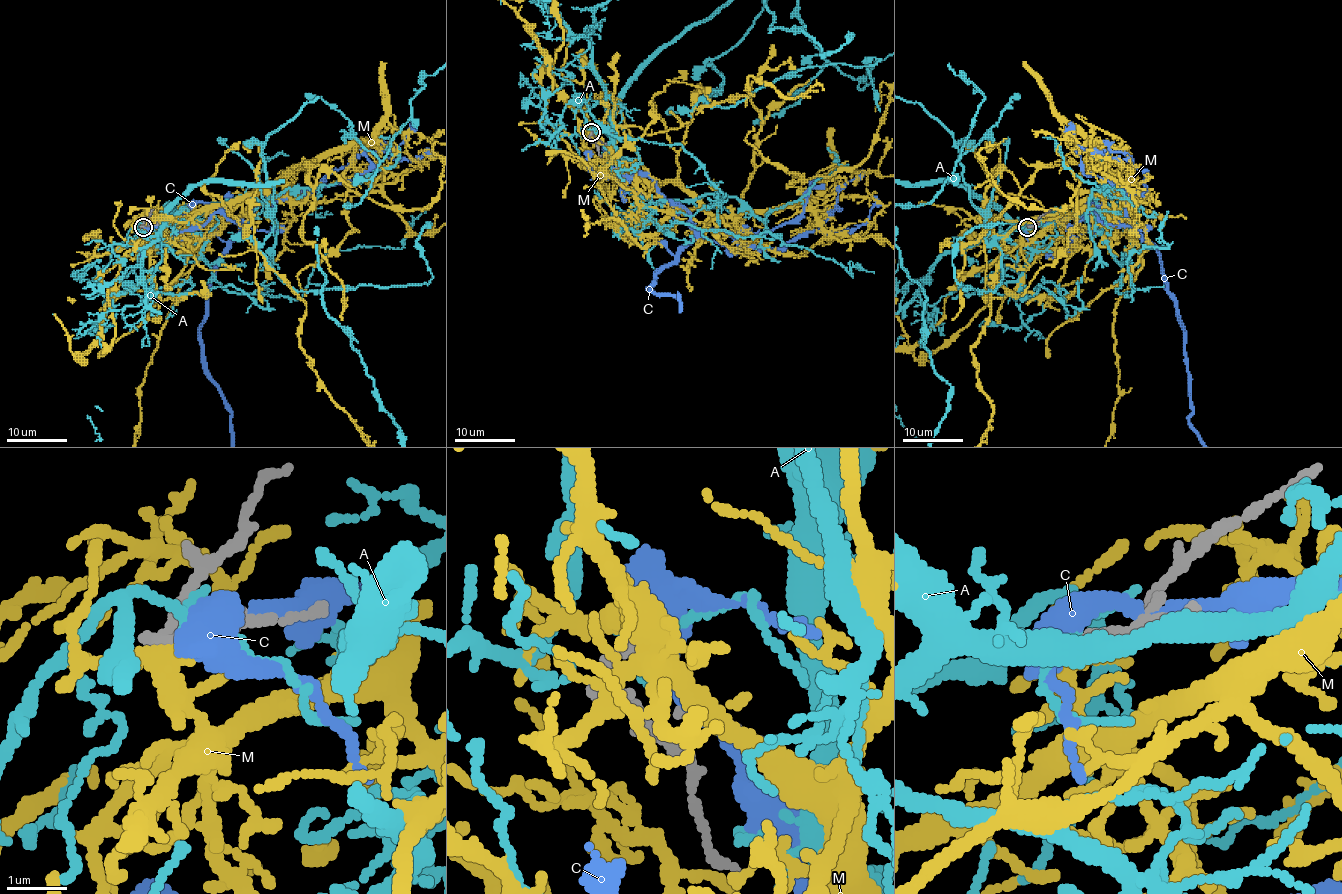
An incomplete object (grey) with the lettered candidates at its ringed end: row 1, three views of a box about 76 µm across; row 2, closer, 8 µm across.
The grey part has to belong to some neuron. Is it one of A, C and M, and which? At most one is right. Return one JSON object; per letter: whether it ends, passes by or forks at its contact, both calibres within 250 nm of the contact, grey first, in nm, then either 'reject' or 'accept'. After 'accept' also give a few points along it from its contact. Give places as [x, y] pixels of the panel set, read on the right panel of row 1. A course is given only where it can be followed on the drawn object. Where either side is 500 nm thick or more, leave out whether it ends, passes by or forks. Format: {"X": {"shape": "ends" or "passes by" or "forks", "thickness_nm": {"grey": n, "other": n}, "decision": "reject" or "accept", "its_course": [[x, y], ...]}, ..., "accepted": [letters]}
{"A": {"shape": "forks", "thickness_nm": {"grey": 170, "other": 130}, "decision": "reject"}, "C": {"shape": "forks", "thickness_nm": {"grey": 170, "other": 440}, "decision": "reject"}, "M": {"shape": "forks", "thickness_nm": {"grey": 170, "other": 260}, "decision": "accept", "its_course": [[1026, 228], [1036, 235], [1077, 209], [1027, 219], [1003, 240], [971, 353], [991, 421]]}, "accepted": ["M"]}

